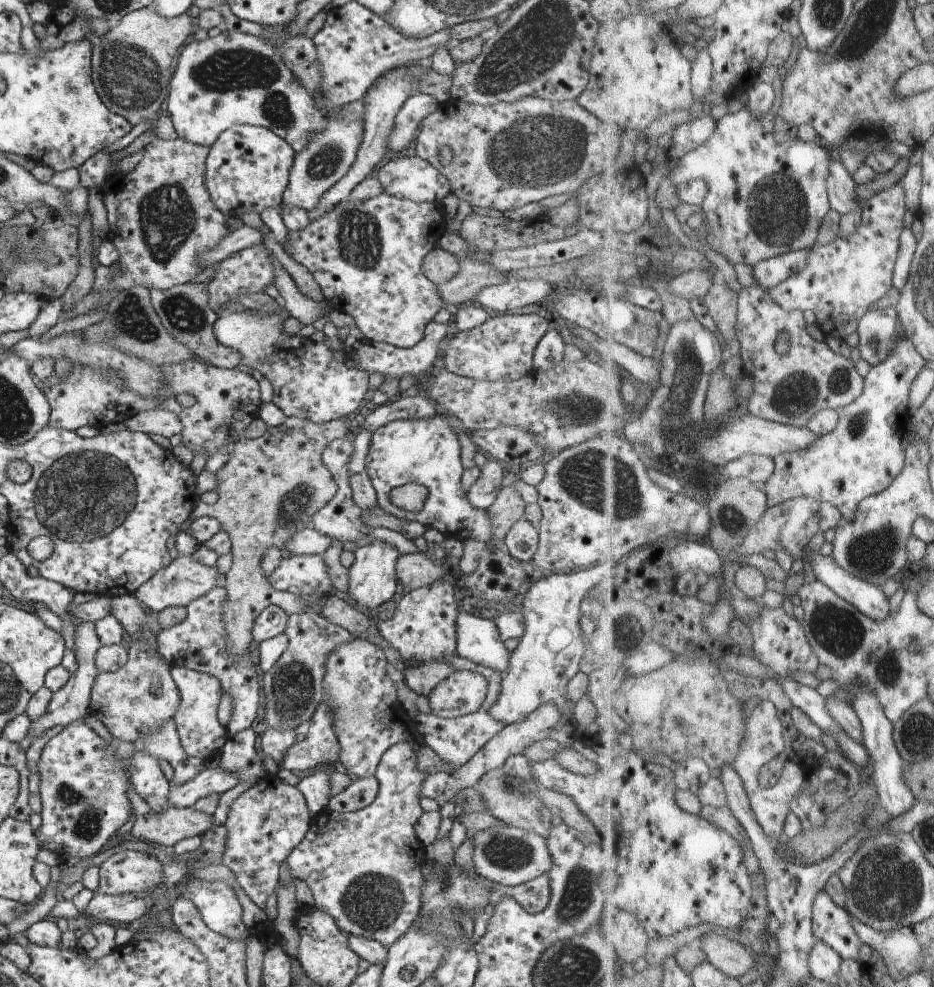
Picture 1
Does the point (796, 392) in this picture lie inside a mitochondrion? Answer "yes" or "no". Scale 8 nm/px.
yes

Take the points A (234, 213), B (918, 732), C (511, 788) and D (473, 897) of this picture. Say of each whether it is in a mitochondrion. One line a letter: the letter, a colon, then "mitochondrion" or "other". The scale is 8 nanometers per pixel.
A: other
B: mitochondrion
C: mitochondrion
D: mitochondrion

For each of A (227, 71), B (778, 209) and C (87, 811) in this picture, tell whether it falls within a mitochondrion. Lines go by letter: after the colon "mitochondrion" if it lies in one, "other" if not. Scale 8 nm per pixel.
A: mitochondrion
B: mitochondrion
C: mitochondrion

